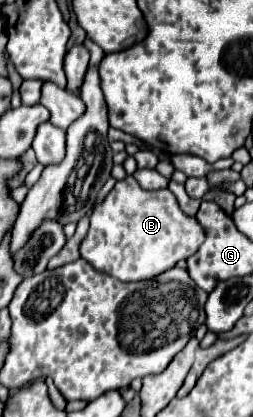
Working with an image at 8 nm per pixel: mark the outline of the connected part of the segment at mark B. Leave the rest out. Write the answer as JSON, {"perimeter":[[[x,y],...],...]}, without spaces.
{"perimeter":[[[125,177],[123,181],[117,181],[115,187],[109,191],[105,201],[97,205],[91,213],[91,225],[85,235],[85,239],[79,245],[81,257],[95,267],[95,271],[103,271],[119,281],[145,281],[153,279],[159,273],[171,269],[181,259],[189,259],[203,243],[205,231],[197,217],[187,215],[175,195],[169,189],[157,189],[157,191],[145,191],[133,177]]]}

